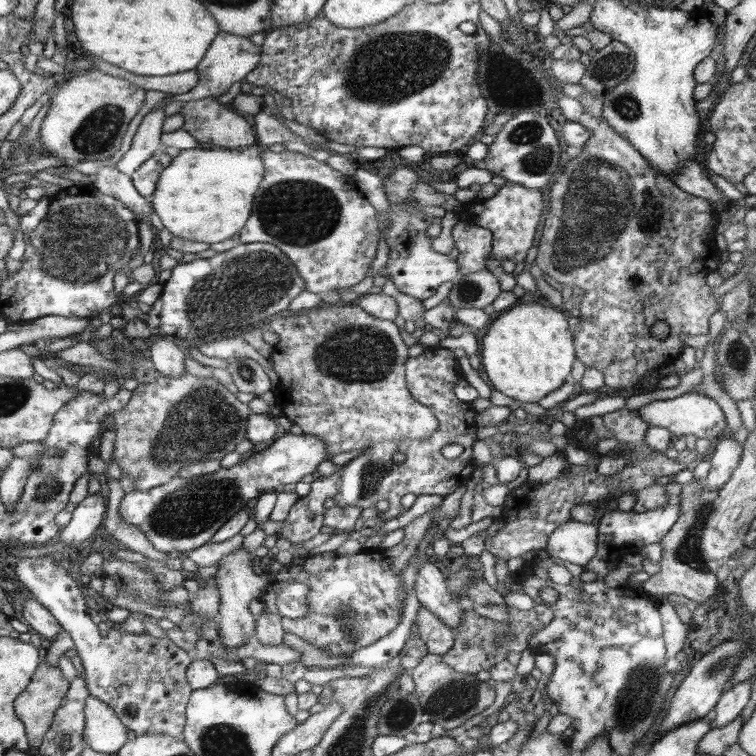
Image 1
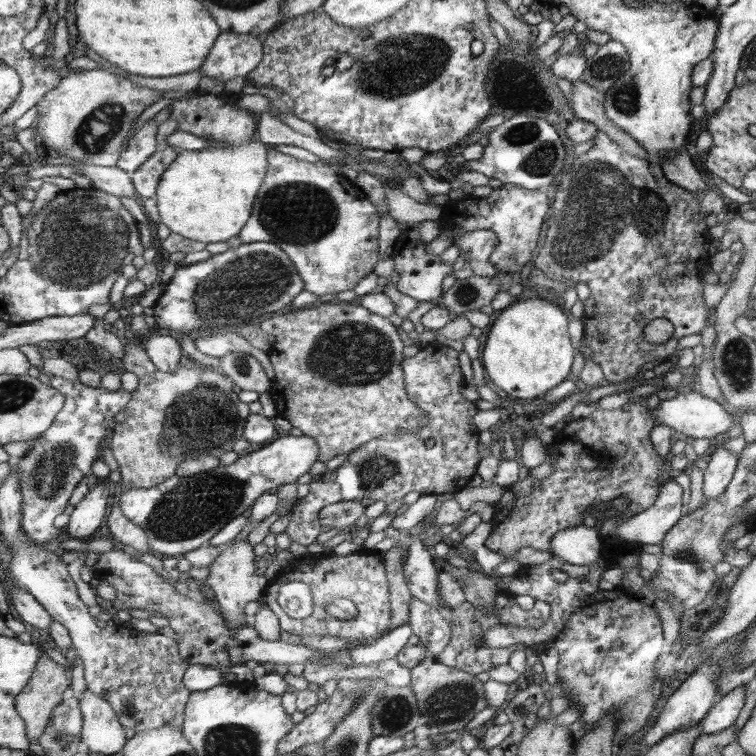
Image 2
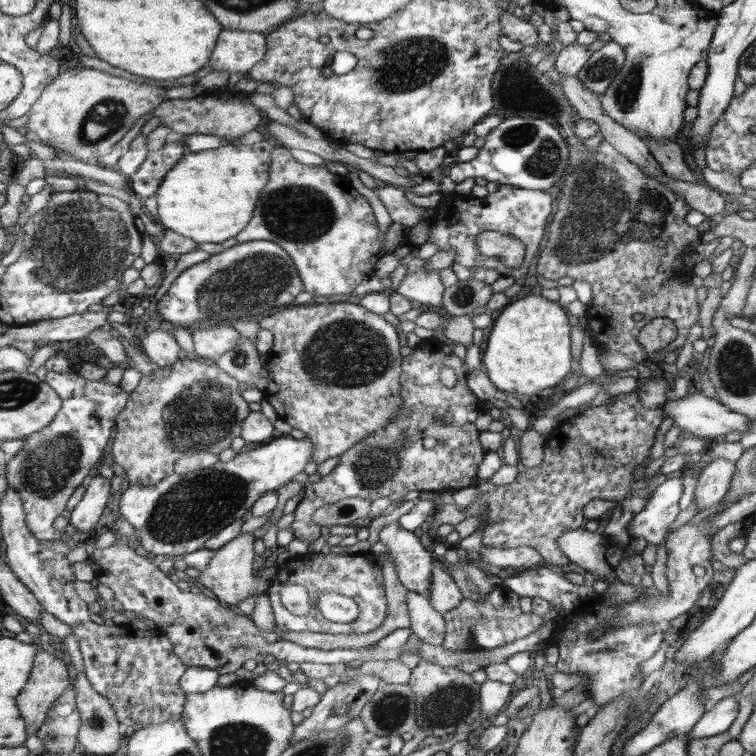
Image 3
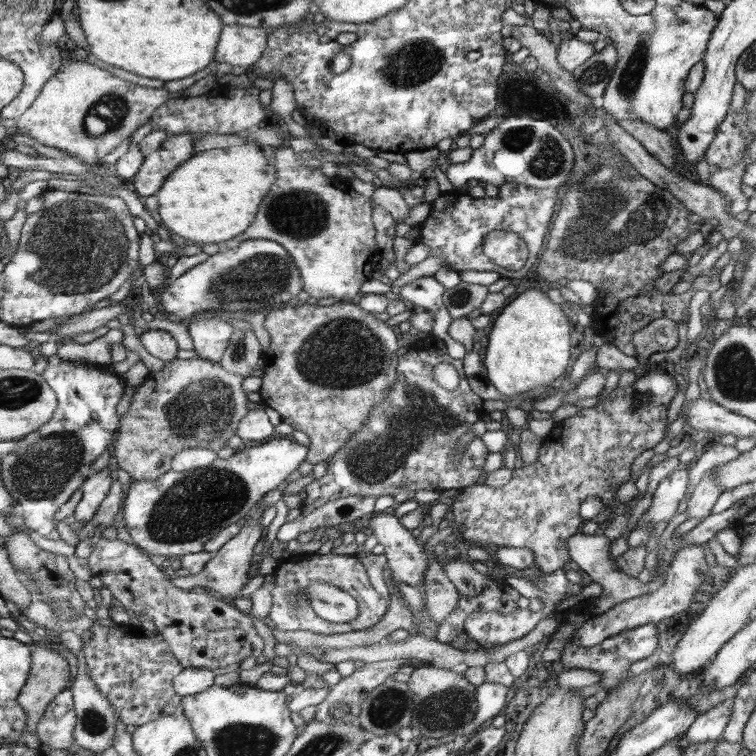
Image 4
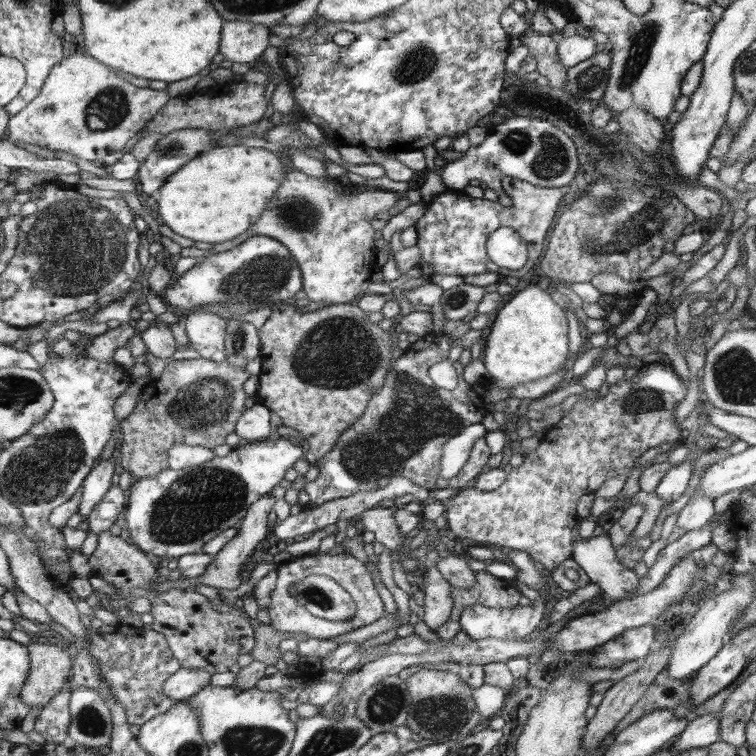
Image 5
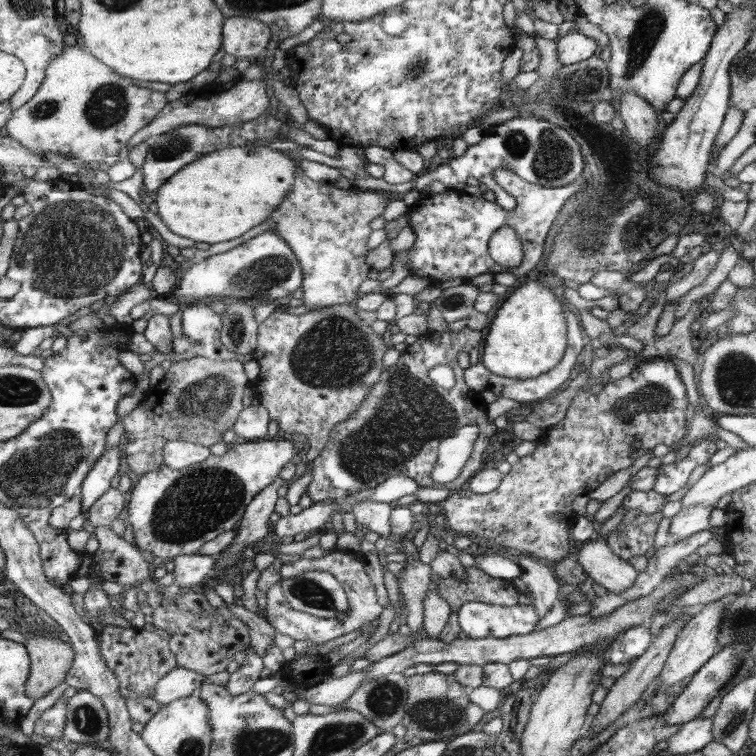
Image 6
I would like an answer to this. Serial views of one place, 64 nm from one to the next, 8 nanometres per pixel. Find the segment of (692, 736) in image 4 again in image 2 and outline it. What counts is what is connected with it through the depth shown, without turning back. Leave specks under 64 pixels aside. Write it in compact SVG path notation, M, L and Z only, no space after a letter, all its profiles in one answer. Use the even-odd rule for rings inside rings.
M746 686L734 688L733 692L727 693L720 701L716 701L710 708L710 712L700 722L702 734L714 734L729 729L737 722L740 711L745 702Z

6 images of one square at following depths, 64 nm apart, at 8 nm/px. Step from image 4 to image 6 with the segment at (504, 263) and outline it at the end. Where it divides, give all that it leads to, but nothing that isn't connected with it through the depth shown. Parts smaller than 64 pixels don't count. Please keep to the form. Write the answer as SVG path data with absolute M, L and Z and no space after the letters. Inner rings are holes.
M504 226L490 236L489 255L502 266L521 266L522 259L524 259L524 248L514 228Z

